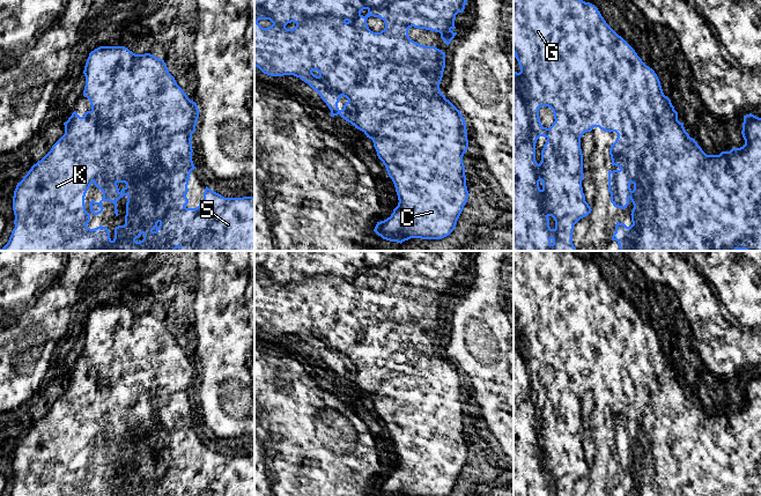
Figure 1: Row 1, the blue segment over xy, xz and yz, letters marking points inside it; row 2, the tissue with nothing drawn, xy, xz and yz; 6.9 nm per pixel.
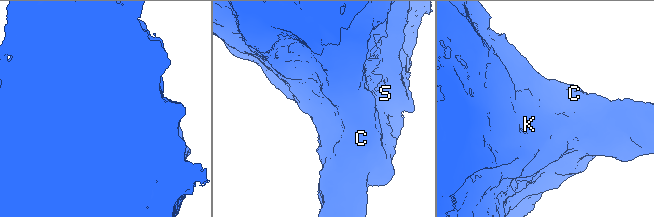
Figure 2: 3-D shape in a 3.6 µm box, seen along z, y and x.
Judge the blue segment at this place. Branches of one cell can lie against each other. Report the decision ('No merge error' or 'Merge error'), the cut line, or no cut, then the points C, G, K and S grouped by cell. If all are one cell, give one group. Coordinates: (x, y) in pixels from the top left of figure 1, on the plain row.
No merge error. No split. Groups: C G K S

